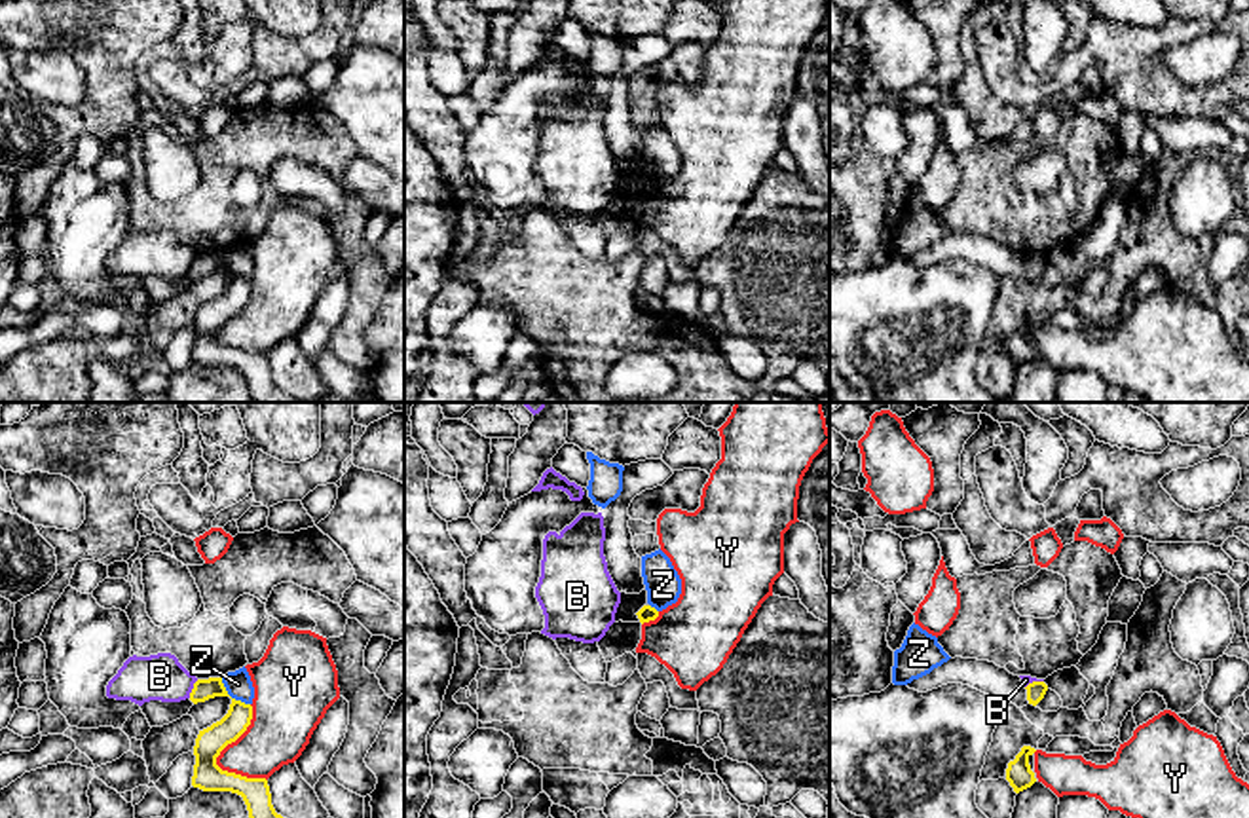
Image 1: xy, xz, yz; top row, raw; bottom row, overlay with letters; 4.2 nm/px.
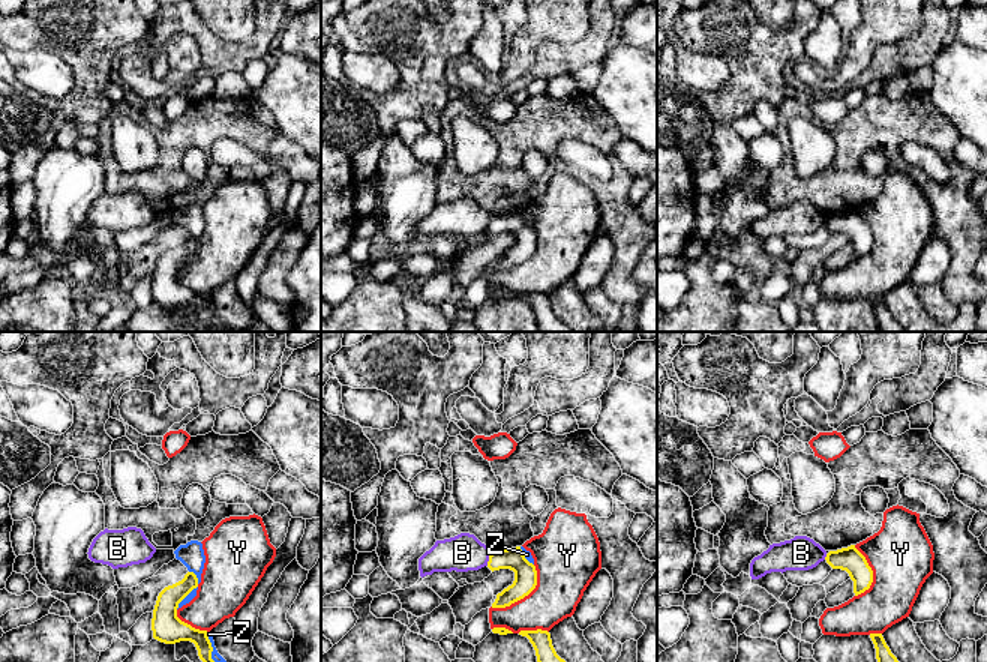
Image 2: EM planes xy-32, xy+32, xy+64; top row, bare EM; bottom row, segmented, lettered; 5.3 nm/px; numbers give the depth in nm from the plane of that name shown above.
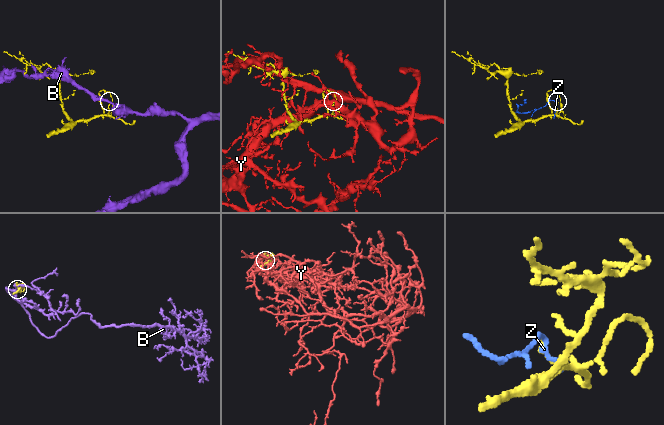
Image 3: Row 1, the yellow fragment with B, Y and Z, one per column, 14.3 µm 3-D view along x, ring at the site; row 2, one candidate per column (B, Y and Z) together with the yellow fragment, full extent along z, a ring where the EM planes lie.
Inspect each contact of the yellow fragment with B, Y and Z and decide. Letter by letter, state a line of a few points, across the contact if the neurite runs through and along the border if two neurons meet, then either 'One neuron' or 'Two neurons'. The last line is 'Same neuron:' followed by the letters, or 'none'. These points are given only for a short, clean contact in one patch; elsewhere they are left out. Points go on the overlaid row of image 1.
B: Line: xy (198, 680), (188, 697). Two neurons
Y: Two neurons
Z: Two neurons
Same neuron: none

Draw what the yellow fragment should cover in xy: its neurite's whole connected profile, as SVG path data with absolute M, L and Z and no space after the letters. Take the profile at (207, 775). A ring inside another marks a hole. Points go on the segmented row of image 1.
M232 698L228 714L199 731L194 746L196 765L192 786L203 791L232 791L243 797L249 818L283 818L271 805L271 793L266 778L247 778L222 771L216 765L220 752L235 742L251 725L252 706Z

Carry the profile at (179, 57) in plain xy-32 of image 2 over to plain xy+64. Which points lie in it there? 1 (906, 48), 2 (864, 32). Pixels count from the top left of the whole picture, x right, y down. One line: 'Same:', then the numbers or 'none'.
Same: 2

